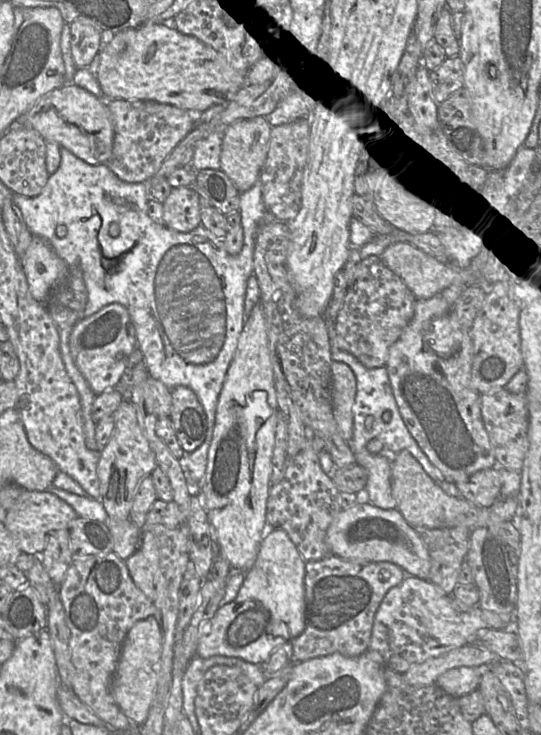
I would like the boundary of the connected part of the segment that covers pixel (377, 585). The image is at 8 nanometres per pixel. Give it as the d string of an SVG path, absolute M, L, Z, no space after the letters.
M328 555L320 560L306 561L305 569L303 599L305 627L289 644L292 662L302 662L333 653L340 653L348 657L358 657L367 653L370 649L375 613L388 590L403 581L407 575L405 571L388 561L360 564L336 555Z

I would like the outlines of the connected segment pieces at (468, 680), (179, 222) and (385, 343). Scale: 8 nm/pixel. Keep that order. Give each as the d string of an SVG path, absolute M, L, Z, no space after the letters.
M458 667L441 674L436 685L446 693L460 697L477 690L481 678L481 668Z
M195 187L172 188L163 209L164 224L170 229L189 233L201 225L200 194Z
M382 254L359 261L337 314L336 346L353 355L366 368L385 367L389 349L413 318L416 301L417 298L388 266Z

